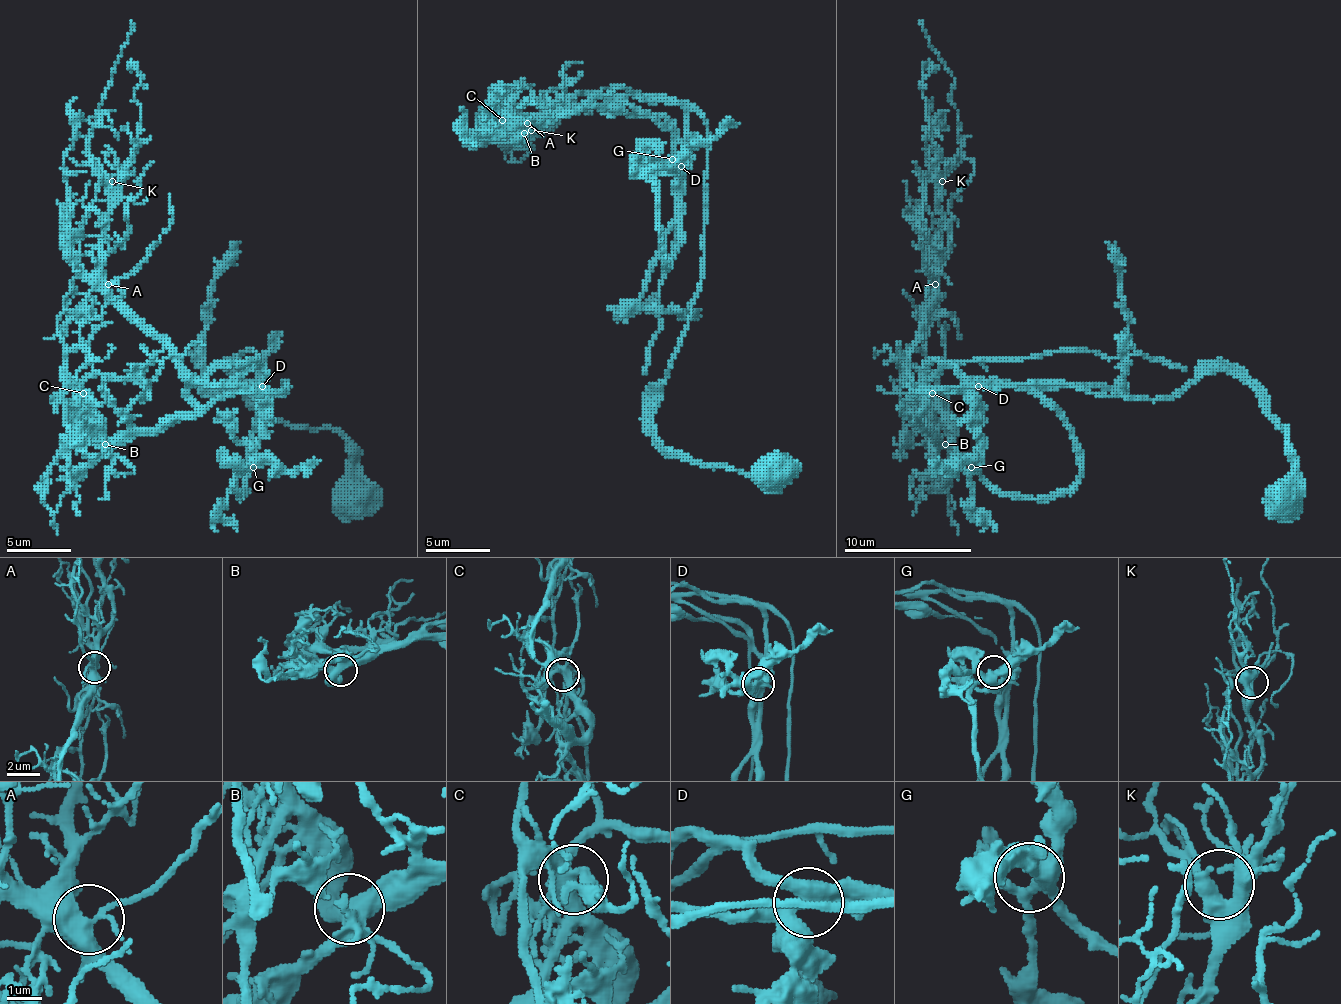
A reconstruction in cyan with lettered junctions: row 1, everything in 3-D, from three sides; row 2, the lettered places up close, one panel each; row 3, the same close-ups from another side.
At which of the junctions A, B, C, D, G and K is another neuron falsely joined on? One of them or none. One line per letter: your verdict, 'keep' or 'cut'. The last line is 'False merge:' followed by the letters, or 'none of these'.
A: keep
B: keep
C: keep
D: cut
G: keep
K: keep
False merge: D

